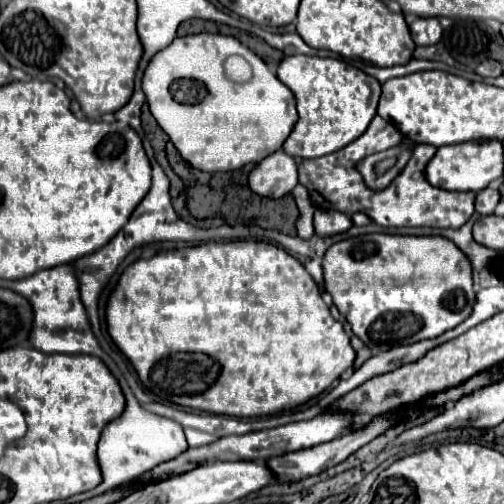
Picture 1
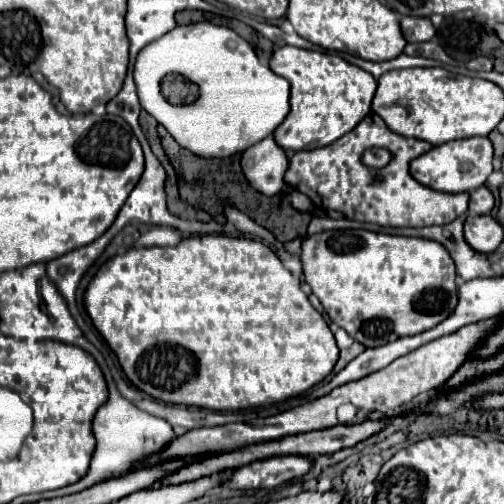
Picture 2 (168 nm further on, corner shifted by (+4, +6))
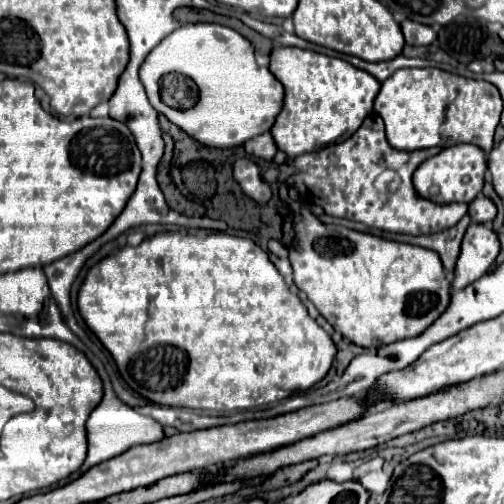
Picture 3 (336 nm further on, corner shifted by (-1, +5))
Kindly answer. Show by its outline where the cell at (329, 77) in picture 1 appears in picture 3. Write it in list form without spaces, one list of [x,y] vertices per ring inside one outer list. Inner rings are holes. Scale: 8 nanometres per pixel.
[[[278,47],[270,53],[270,73],[284,85],[284,105],[270,133],[288,157],[316,151],[350,137],[372,113],[380,83],[350,63],[300,47]]]

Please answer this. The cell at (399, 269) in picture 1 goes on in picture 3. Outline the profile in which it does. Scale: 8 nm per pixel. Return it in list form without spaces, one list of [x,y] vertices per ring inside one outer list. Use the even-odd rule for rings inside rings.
[[[306,207],[294,215],[294,241],[290,245],[290,265],[294,271],[294,285],[306,293],[320,315],[346,339],[360,347],[390,345],[400,339],[420,335],[450,301],[450,283],[444,277],[440,257],[430,249],[420,249],[406,243],[386,241],[368,233],[346,229],[340,225],[324,225]]]

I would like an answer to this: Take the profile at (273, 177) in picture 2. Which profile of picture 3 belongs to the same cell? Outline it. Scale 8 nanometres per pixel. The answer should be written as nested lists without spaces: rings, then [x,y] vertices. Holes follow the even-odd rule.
[[[262,133],[262,135],[258,135],[258,137],[248,139],[248,141],[244,143],[244,149],[246,149],[248,155],[260,157],[260,159],[266,159],[266,161],[272,161],[274,153],[278,151],[278,149],[276,149],[276,143],[274,143],[274,139],[272,139],[270,133]]]

